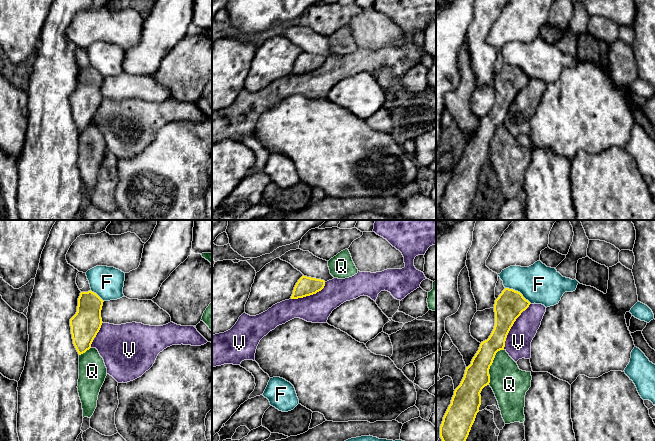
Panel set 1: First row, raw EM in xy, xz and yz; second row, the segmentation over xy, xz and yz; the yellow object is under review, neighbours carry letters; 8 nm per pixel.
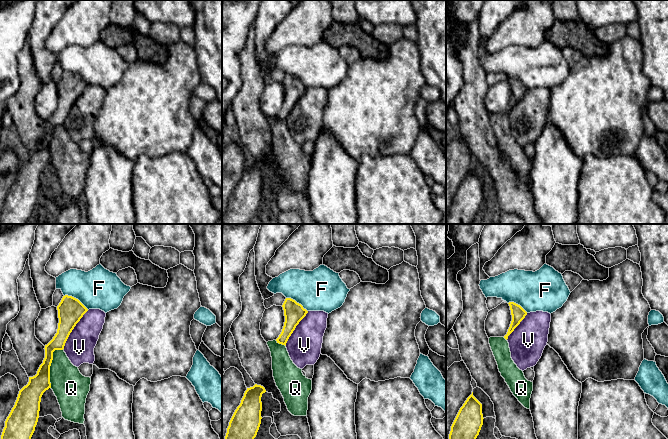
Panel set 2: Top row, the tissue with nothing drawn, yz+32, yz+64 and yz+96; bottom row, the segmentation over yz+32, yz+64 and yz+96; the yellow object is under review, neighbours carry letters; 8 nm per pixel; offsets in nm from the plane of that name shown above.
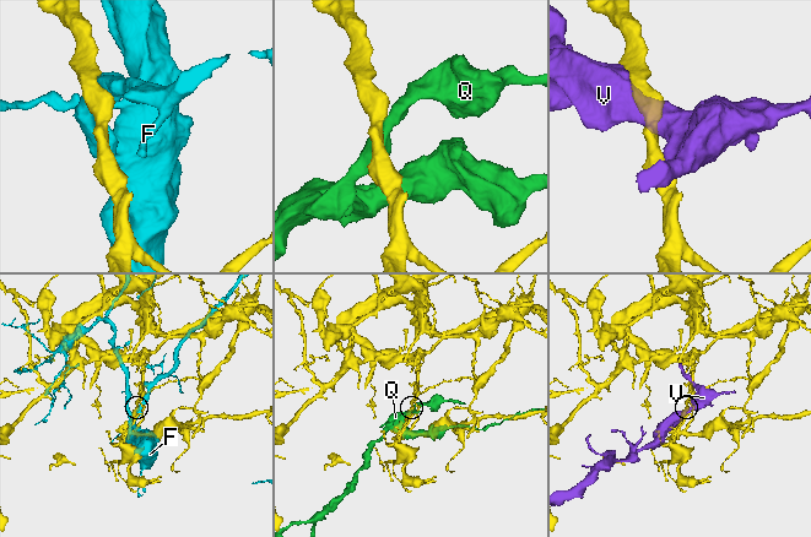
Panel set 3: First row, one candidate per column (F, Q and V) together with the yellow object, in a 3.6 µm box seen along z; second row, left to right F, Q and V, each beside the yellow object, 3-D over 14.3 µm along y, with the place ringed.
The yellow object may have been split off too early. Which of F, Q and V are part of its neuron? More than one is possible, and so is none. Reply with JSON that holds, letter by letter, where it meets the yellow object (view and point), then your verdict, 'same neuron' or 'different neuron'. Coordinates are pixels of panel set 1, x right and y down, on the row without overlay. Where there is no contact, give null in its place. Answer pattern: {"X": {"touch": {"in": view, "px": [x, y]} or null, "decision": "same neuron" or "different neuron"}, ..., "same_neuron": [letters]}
{"F": {"touch": {"in": "yz", "px": [517, 67]}, "decision": "different neuron"}, "Q": {"touch": {"in": "yz", "px": [491, 140]}, "decision": "different neuron"}, "V": {"touch": {"in": "yz", "px": [512, 101]}, "decision": "same neuron"}, "same_neuron": ["V"]}

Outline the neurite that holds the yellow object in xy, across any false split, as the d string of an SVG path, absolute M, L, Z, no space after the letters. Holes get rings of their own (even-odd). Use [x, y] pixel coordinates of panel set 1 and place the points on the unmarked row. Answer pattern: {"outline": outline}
{"outline": "M91 66L81 68L76 90L70 95L73 120L79 131L91 124L102 101L103 76Z"}

